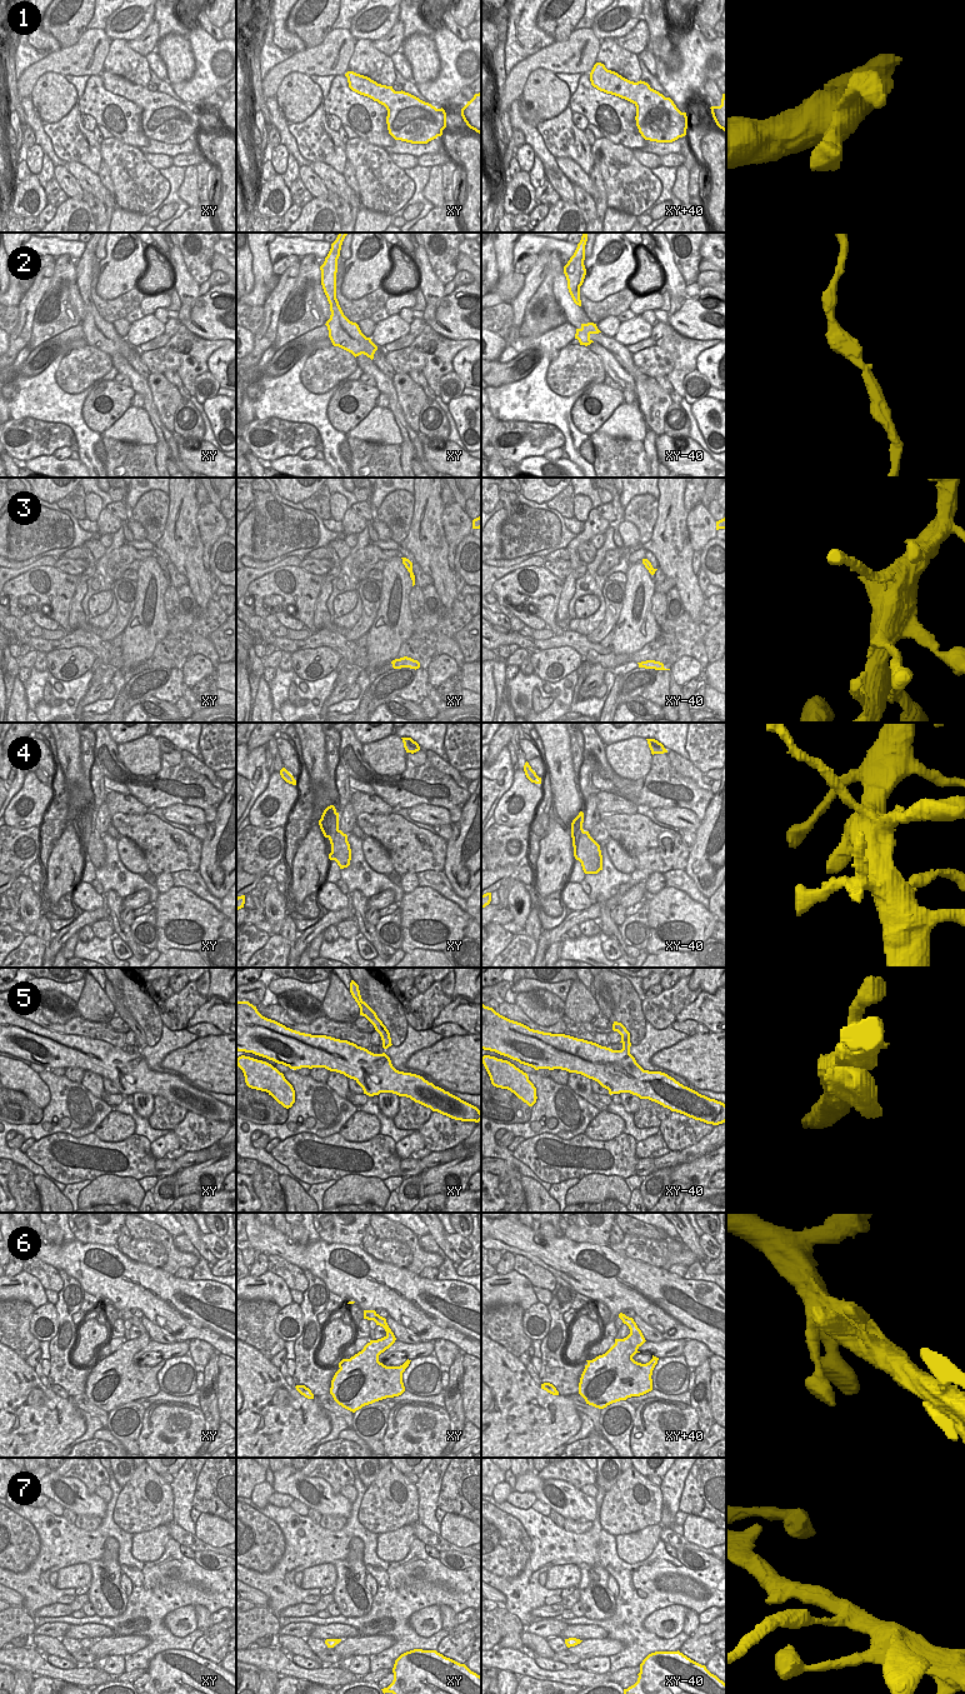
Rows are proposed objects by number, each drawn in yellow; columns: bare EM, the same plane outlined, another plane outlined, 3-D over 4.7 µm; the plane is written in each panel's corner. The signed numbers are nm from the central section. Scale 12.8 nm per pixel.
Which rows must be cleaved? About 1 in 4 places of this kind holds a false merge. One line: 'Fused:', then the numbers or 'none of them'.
Fused: 3, 4, 7

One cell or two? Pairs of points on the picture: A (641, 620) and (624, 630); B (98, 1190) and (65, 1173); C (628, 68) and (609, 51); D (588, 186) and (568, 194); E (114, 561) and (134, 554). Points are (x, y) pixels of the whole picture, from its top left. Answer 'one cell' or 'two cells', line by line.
A: one cell
B: two cells
C: one cell
D: two cells
E: one cell

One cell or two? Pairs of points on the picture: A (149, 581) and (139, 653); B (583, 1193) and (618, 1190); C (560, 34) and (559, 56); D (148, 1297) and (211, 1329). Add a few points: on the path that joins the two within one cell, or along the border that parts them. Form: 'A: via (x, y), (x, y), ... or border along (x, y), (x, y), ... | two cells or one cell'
A: via (149, 599), (148, 618), (140, 635) | one cell
B: via (591, 1190), (609, 1190) | one cell
C: border along (574, 30), (565, 40), (555, 41) | two cells
D: via (164, 1299), (185, 1309), (191, 1309), (195, 1313) | one cell

